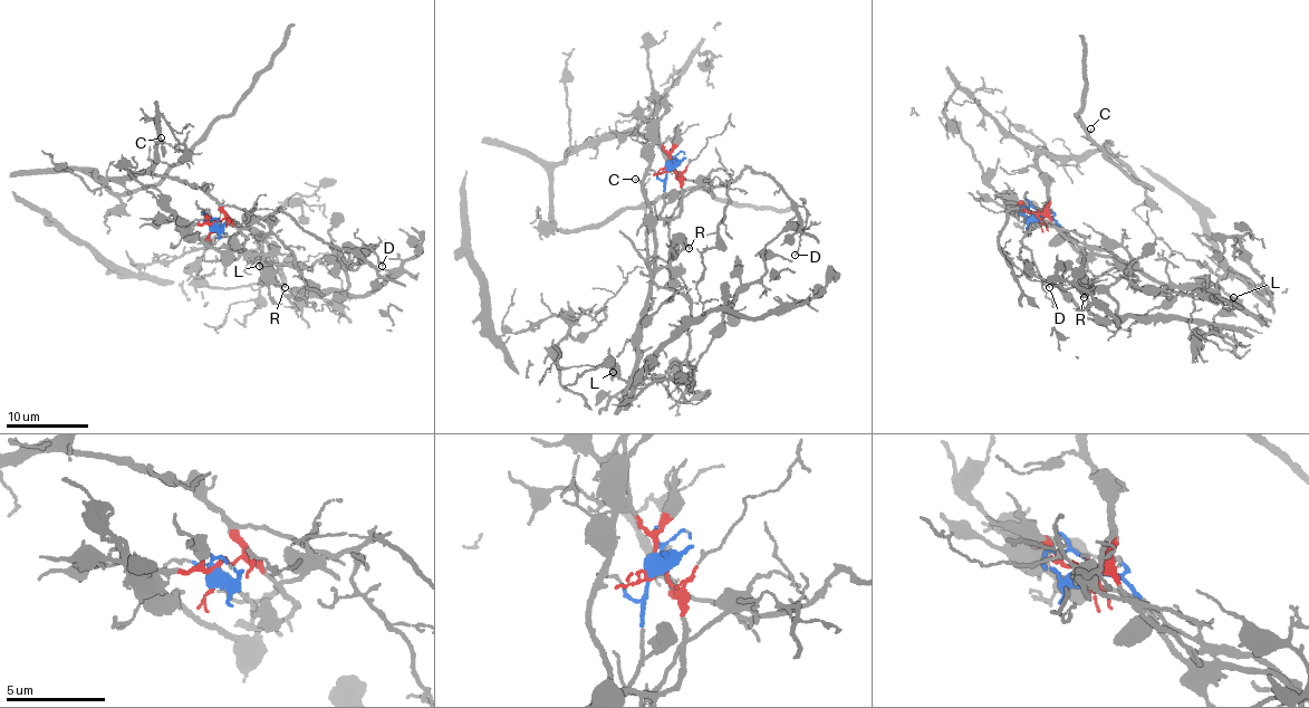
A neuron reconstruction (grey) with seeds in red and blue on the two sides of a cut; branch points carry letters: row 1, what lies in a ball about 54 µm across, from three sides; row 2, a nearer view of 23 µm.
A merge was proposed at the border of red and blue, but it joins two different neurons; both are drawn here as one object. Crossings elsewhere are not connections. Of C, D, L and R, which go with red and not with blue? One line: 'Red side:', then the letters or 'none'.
Red side: C, D

